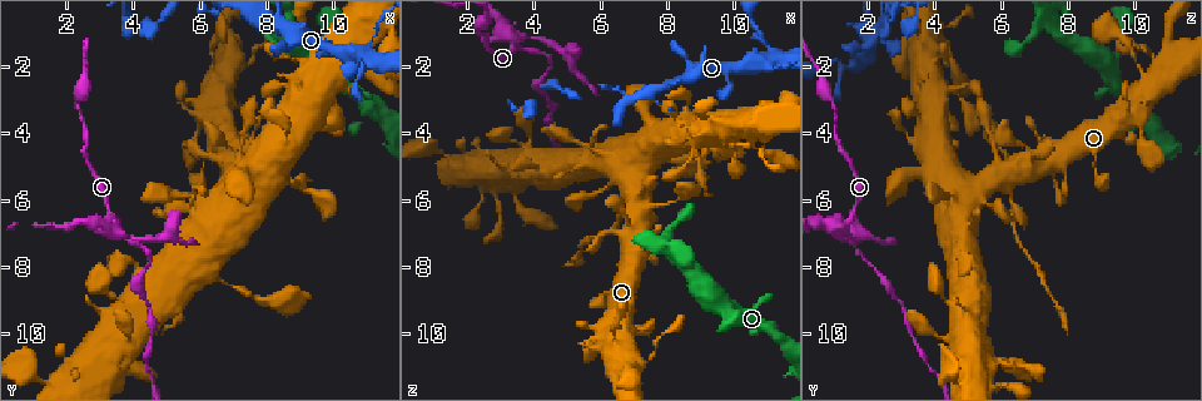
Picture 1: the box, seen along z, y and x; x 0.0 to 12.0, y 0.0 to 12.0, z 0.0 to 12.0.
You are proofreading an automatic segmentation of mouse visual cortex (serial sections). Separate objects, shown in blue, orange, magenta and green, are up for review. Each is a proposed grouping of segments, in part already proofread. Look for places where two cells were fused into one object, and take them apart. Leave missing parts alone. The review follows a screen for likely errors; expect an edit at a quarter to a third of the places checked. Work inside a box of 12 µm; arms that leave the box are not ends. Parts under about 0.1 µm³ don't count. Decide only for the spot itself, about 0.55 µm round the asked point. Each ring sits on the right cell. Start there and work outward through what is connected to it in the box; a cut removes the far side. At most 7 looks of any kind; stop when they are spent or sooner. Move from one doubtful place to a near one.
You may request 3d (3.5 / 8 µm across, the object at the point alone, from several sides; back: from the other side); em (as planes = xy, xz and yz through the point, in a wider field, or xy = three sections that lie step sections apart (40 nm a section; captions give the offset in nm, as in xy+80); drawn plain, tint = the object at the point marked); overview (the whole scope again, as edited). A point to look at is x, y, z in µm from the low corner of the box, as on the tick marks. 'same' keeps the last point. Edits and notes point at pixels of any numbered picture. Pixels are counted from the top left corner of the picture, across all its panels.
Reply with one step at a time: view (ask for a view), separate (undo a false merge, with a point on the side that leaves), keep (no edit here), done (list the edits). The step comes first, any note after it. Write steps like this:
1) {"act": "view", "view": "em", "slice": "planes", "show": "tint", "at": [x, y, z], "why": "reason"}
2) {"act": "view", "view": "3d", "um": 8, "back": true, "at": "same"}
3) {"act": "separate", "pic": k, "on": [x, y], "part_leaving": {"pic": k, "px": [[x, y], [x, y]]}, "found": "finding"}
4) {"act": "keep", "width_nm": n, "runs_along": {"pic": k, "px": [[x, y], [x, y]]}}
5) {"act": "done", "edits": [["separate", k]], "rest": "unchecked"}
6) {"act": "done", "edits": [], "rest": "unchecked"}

{"act": "view", "view": "3d", "um": 3.5, "at": [9.1, 5.7, 4.4], "why": "thin neck"}

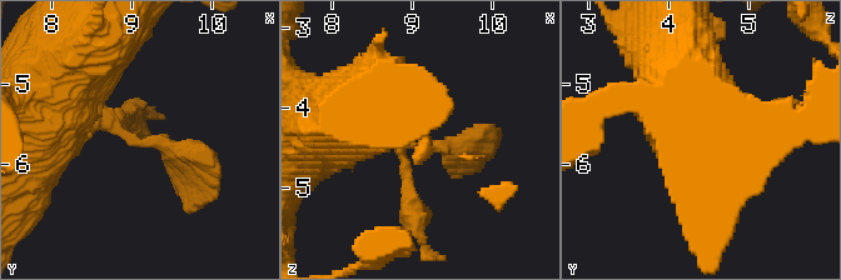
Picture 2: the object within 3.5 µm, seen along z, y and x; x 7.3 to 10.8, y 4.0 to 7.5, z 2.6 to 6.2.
{"act": "view", "view": "em", "slice": "xy", "step": 1, "show": "tint", "at": [9.00, 5.70, 4.50]}

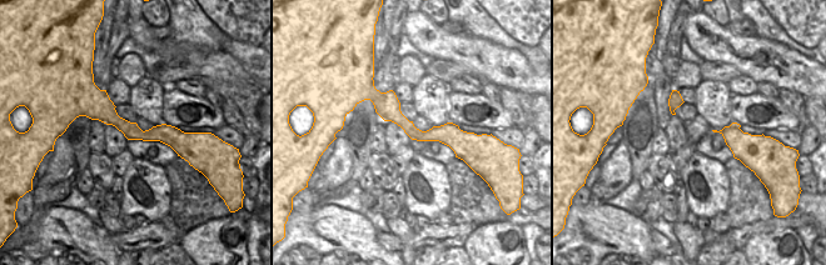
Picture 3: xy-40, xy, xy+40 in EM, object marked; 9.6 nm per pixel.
{"act": "keep", "runs_along": {"pic": 2, "px": [[35, 81], [159, 139], [193, 185]]}, "found": "continuous, no second cell"}

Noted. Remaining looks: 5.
{"act": "view", "view": "3d", "um": 3.5, "at": [11.1, 1.8, 1.8], "why": "abrupt turn"}

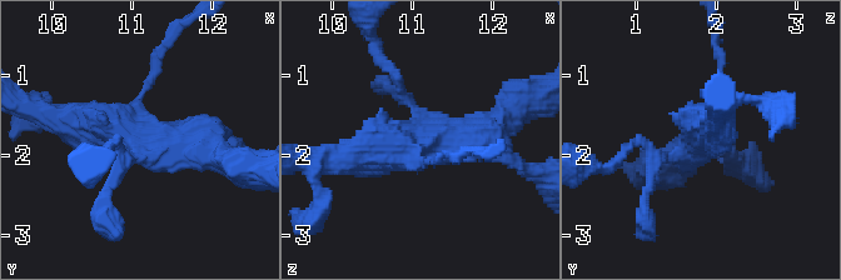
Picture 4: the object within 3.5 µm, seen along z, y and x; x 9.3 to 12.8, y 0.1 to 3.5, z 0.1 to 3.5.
{"act": "view", "view": "em", "slice": "xy", "step": 5, "show": "plain", "at": [11.05, 1.85, 1.80]}

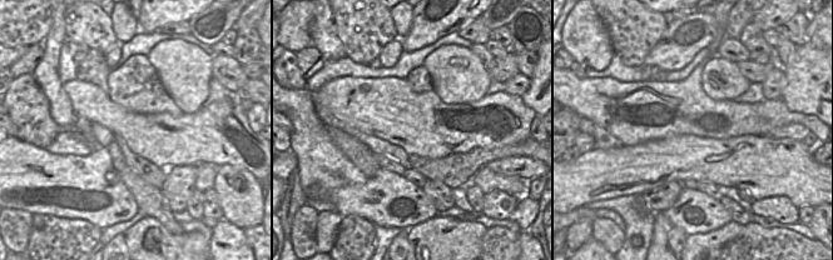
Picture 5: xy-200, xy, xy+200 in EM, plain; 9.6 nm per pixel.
{"act": "view", "view": "em", "slice": "xy", "step": 5, "show": "tint", "at": "same"}

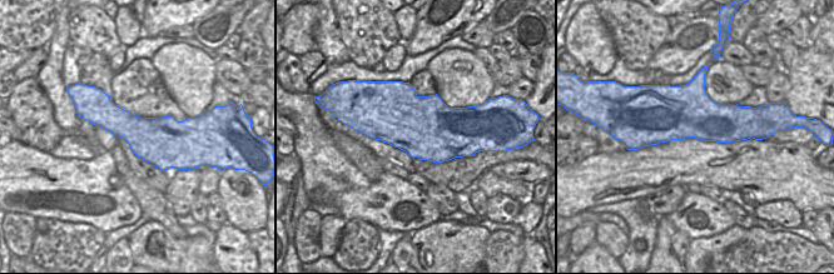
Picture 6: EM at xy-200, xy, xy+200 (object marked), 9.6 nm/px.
{"act": "keep", "runs_along": {"pic": 4, "px": [[60, 116], [210, 159]]}, "found": "one cell here"}

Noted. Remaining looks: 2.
{"act": "view", "view": "3d", "um": 8, "at": [3.5, 6.9, 1.2], "why": "thin neck"}

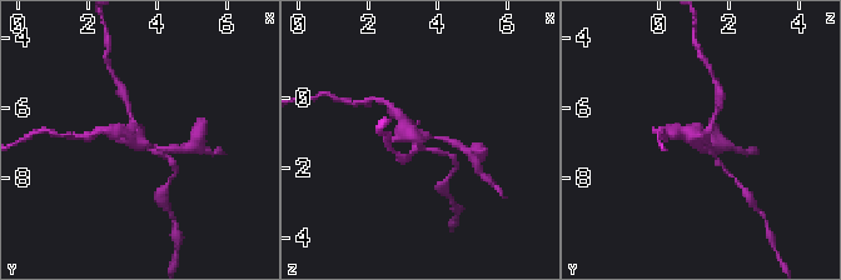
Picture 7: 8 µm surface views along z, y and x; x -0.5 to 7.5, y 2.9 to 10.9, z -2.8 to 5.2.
{"act": "view", "view": "em", "slice": "xy", "step": 2, "show": "tint", "at": [3.4, 6.8, 1.2], "why": "shape alone is not enough"}

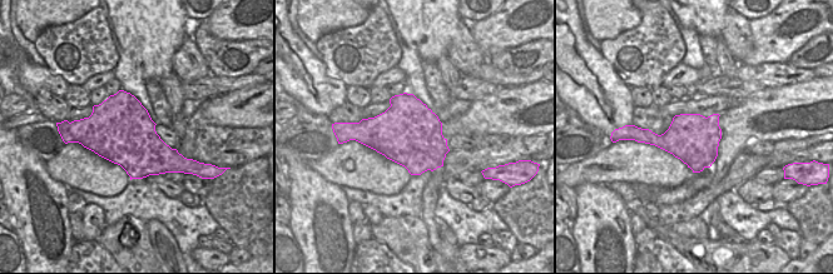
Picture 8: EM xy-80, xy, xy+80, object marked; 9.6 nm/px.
{"act": "separate", "pic": 7, "on": [128, 140], "part_leaving": {"pic": 7, "px": [[418, 141], [434, 136], [462, 148]]}, "found": "two cells meet here"}

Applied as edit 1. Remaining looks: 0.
{"act": "done", "edits": [["separate", 7]], "rest": "unchecked"}

